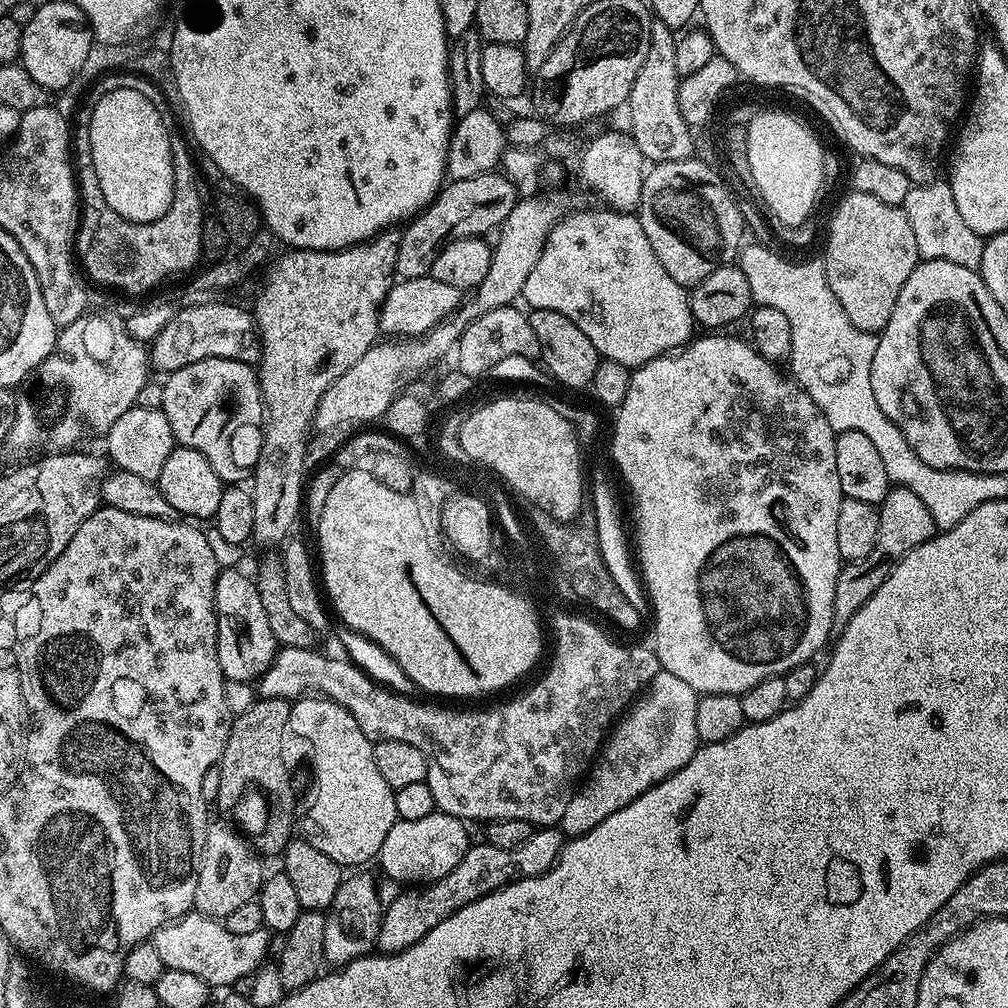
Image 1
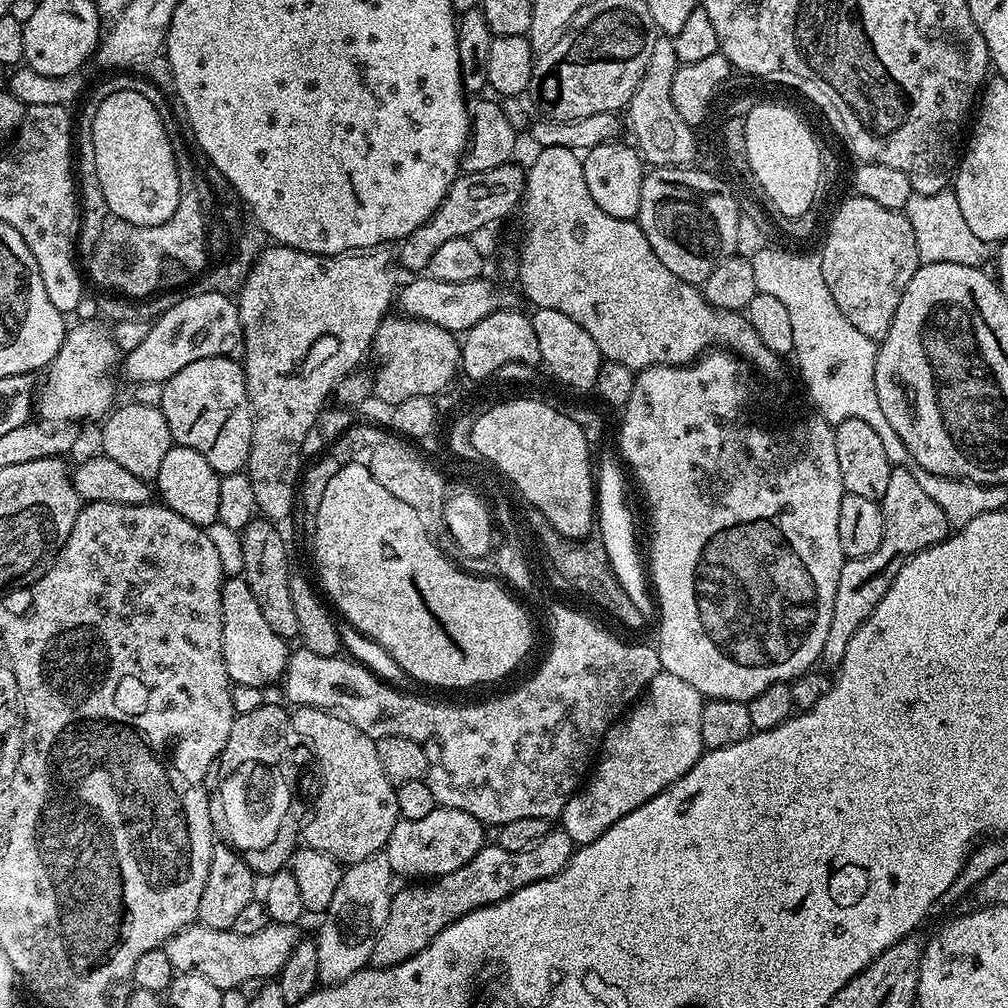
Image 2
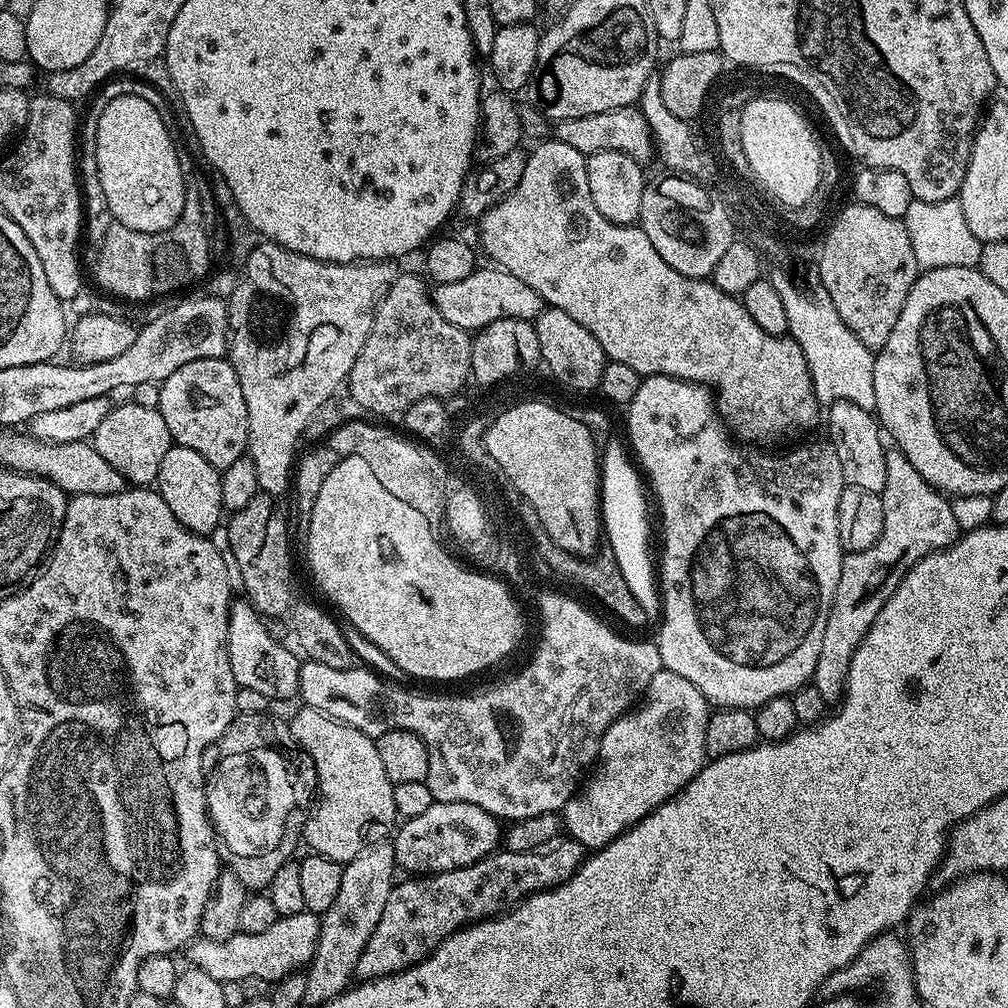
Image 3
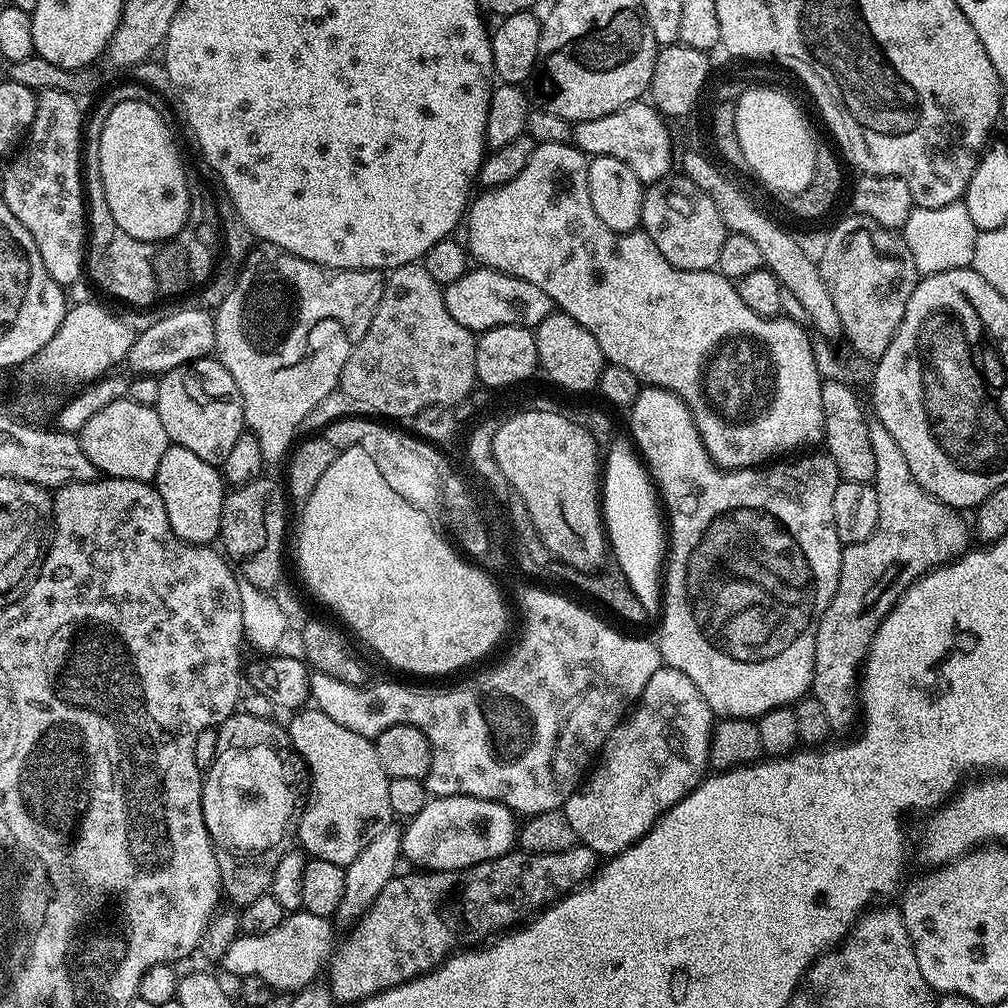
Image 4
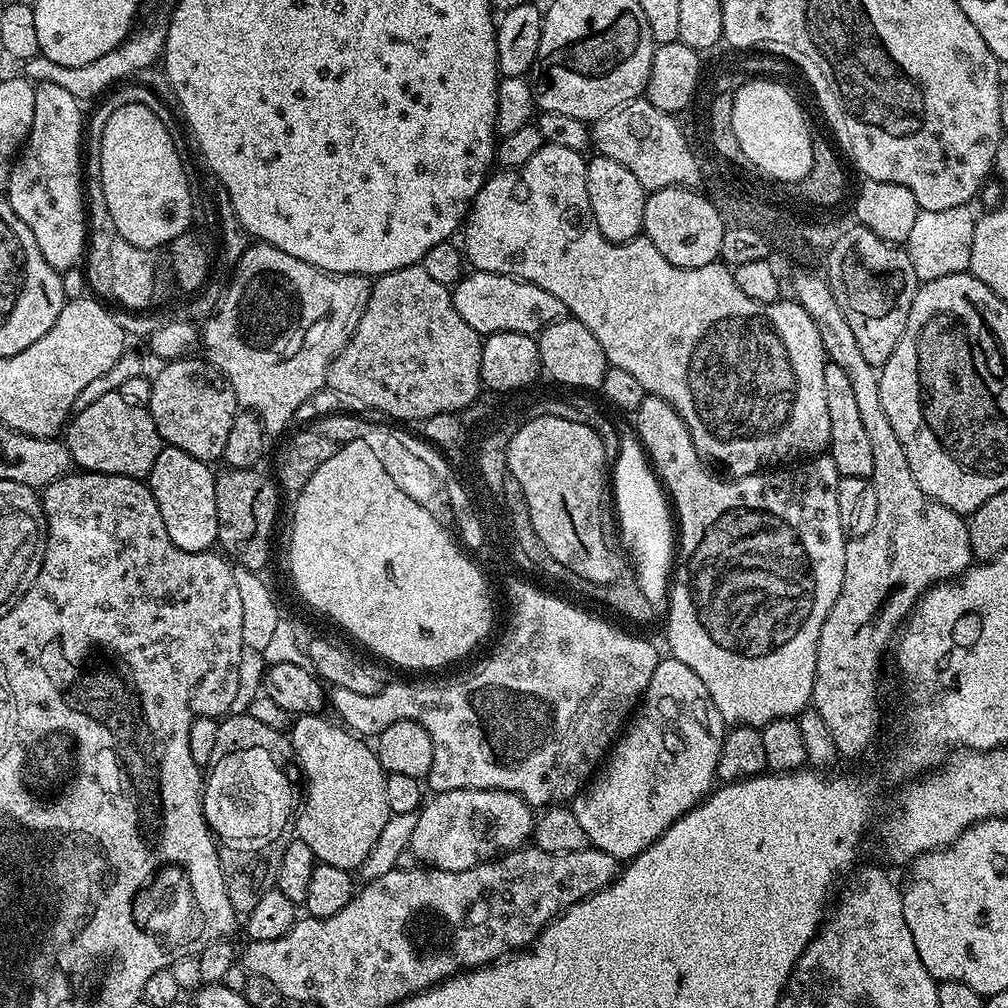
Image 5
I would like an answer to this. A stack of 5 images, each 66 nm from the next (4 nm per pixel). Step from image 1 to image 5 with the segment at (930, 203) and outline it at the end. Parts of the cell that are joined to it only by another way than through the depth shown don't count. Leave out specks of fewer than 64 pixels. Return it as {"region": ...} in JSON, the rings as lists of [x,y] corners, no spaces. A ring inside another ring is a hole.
{"region":[[[954,206],[950,210],[920,211],[906,242],[906,251],[914,266],[917,280],[923,282],[934,278],[946,278],[946,274],[969,271],[970,252],[977,221],[977,217],[972,216],[970,209],[968,206]]]}

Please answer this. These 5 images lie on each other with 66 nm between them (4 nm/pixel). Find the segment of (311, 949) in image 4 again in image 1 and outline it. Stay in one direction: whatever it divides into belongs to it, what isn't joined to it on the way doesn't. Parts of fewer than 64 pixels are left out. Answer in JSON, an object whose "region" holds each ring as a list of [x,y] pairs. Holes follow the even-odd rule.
{"region":[[[193,910],[187,916],[157,928],[150,942],[154,950],[158,950],[165,969],[194,974],[213,989],[224,990],[243,975],[255,973],[267,961],[264,959],[268,956],[268,939],[270,933],[265,927],[254,930],[254,934],[230,934],[219,919],[203,916]]]}

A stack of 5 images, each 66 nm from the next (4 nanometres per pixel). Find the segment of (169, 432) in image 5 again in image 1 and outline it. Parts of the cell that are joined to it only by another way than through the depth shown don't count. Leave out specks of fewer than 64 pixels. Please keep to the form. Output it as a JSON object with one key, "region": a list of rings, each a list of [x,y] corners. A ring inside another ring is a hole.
{"region":[[[206,358],[167,373],[163,385],[162,410],[176,435],[177,445],[198,450],[225,485],[247,481],[260,457],[264,441],[262,425],[266,420],[257,369],[240,360]]]}

